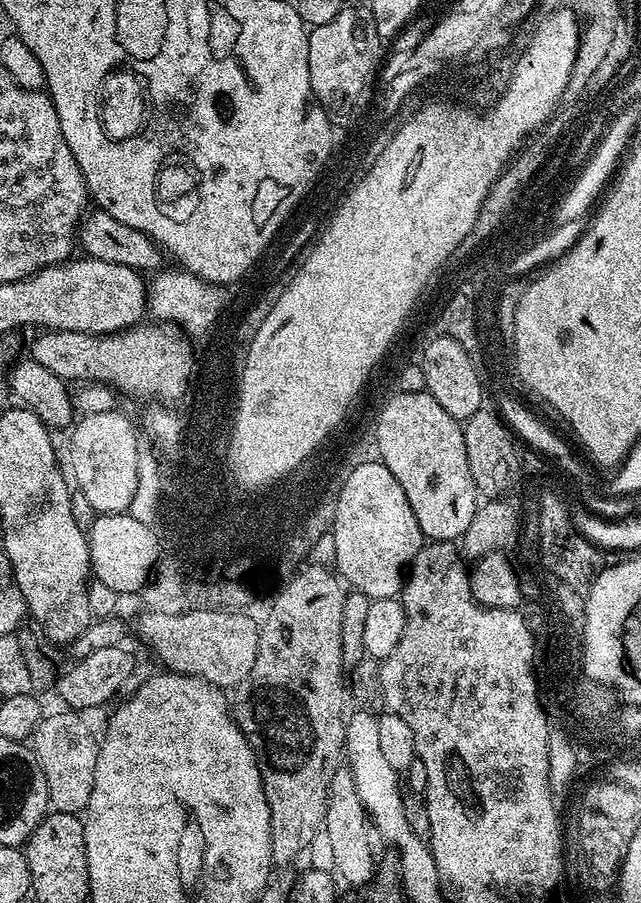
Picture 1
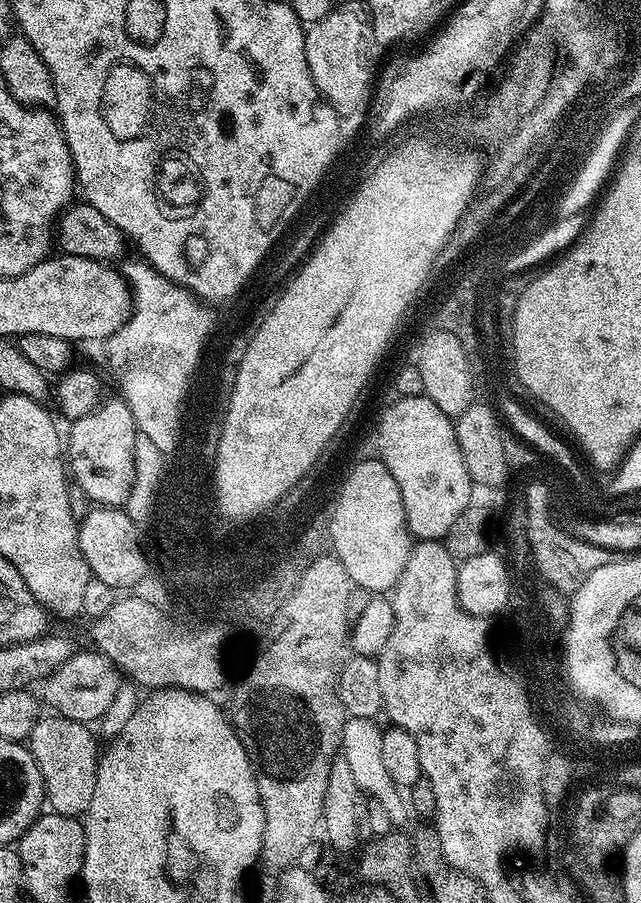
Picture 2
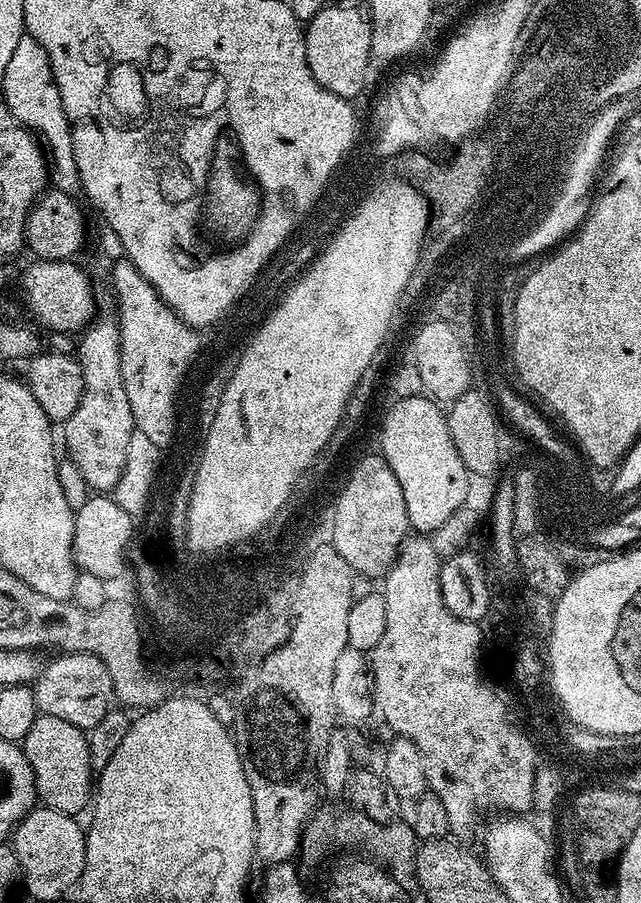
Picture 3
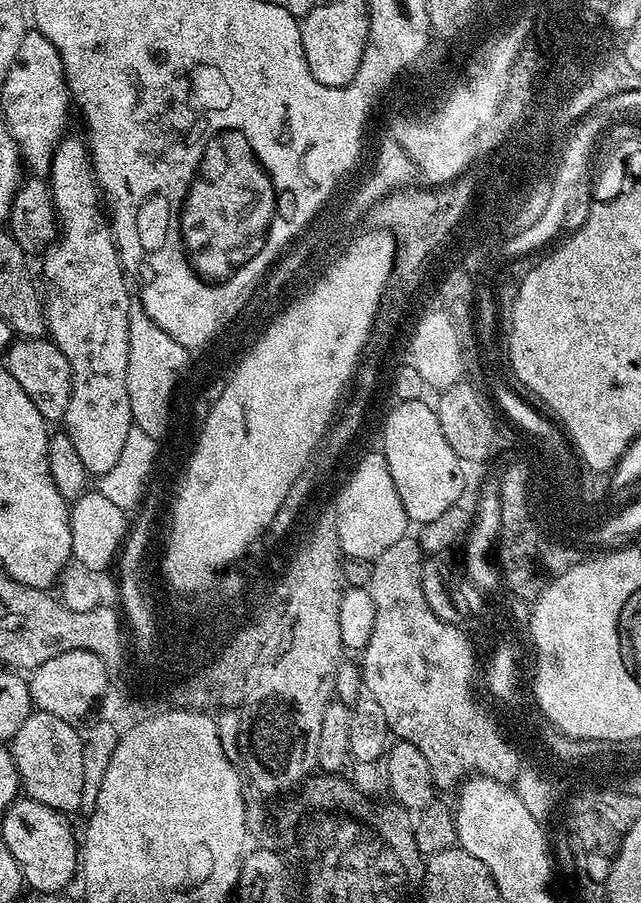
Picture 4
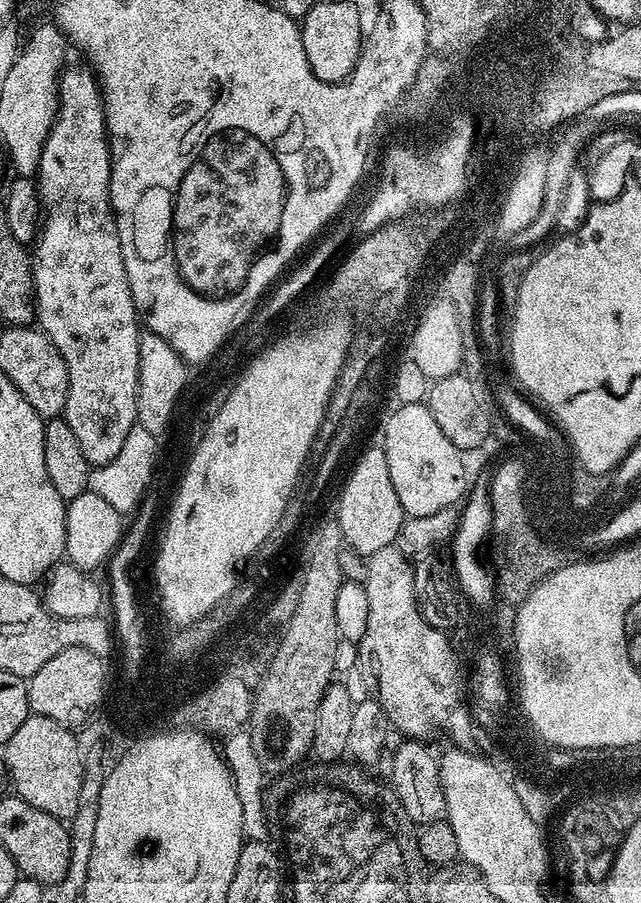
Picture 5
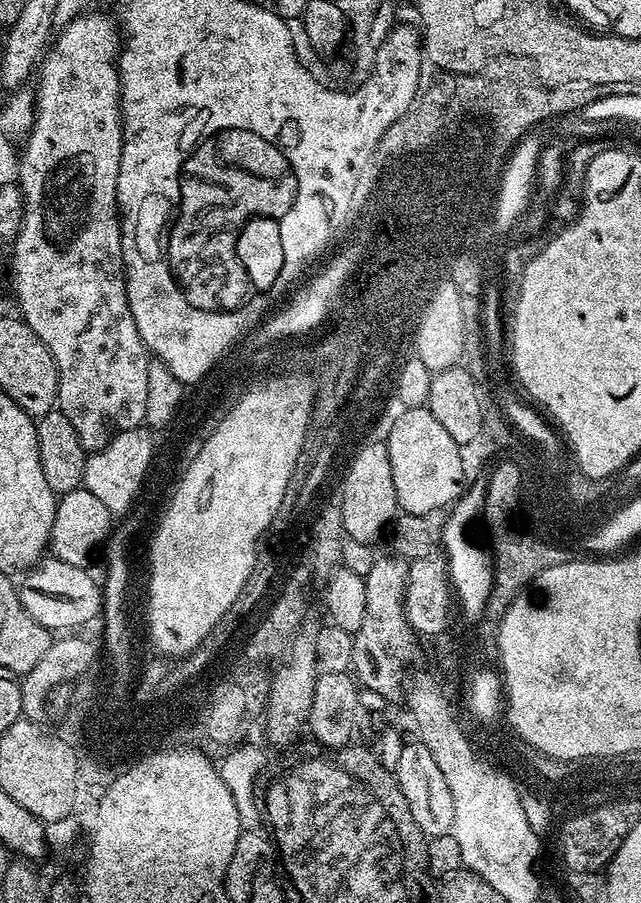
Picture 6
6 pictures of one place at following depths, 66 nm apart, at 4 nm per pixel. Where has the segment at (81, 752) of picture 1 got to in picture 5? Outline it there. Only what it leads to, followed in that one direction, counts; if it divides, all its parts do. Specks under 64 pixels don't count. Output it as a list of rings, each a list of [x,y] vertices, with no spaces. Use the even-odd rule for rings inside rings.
[[[29,714],[26,718],[26,722],[22,722],[22,726],[18,726],[18,731],[10,738],[8,744],[3,745],[2,752],[4,752],[4,764],[8,767],[8,776],[12,779],[15,795],[22,797],[26,802],[30,802],[30,806],[38,806],[38,810],[46,810],[46,814],[51,816],[57,816],[59,820],[68,822],[75,814],[75,810],[78,807],[78,794],[81,793],[82,783],[80,782],[80,765],[77,764],[77,754],[75,745],[72,743],[72,737],[68,736],[69,731],[62,730],[60,721],[51,720],[45,716],[37,716],[35,714]]]

